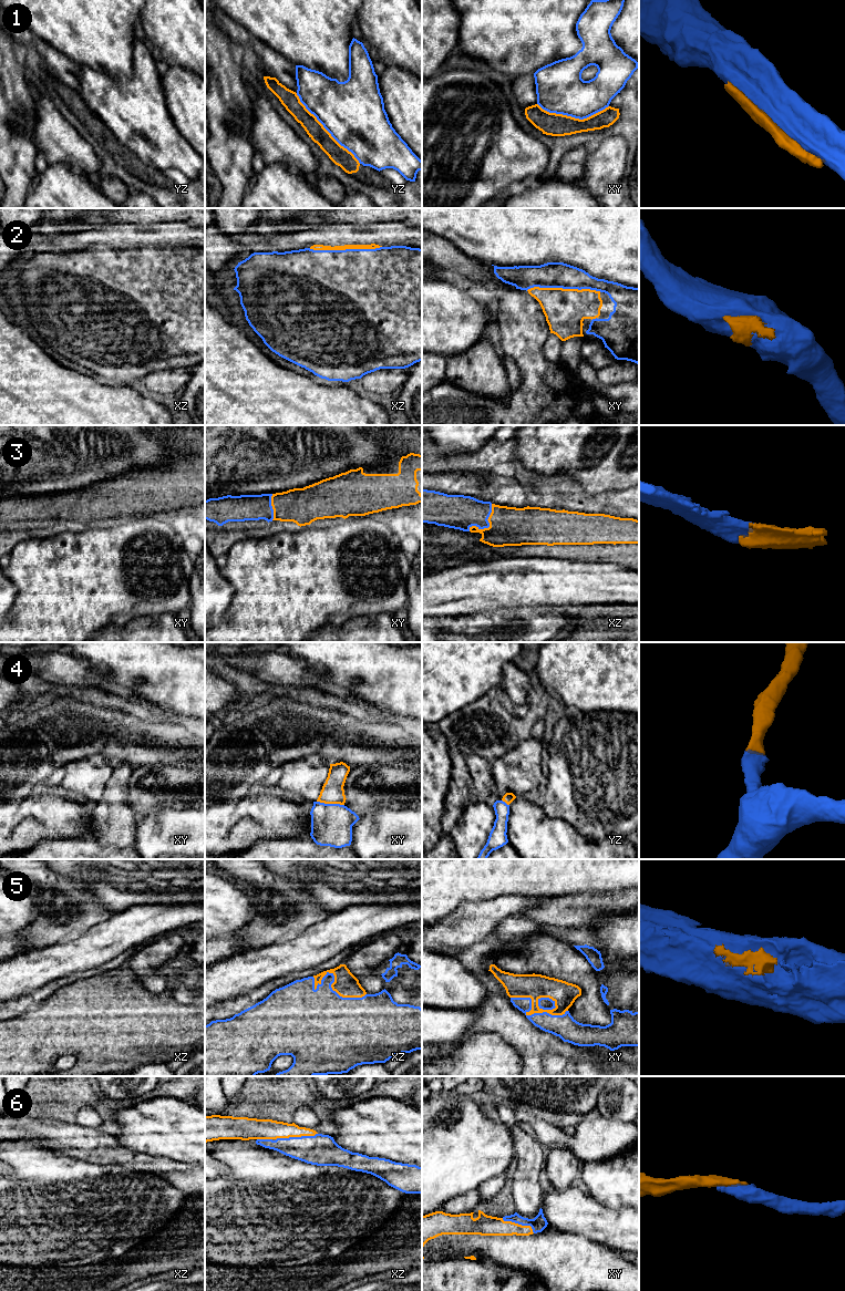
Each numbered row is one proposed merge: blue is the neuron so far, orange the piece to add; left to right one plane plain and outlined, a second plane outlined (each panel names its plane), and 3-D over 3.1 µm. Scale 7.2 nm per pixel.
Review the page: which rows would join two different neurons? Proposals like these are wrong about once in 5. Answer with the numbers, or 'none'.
1

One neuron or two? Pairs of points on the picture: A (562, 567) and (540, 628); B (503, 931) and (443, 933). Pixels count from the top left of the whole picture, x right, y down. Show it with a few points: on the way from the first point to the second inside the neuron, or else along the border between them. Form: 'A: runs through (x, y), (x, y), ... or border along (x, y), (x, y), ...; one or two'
A: border along (569, 605), (522, 606); two
B: border along (514, 917), (504, 919), (485, 939); two

